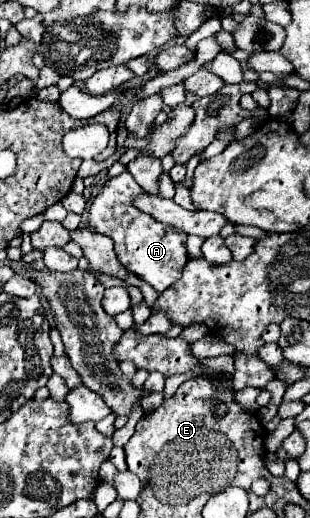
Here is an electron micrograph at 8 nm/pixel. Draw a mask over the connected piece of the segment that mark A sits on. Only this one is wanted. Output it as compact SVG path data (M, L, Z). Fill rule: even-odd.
M128 171L114 179L108 179L94 203L90 205L90 227L102 235L108 235L114 241L114 251L120 263L132 275L136 275L138 279L152 285L158 293L162 293L182 275L182 267L188 259L186 233L180 233L174 227L166 227L154 217L138 211L132 205L132 199L140 193L144 193L142 187L134 181L134 177Z

